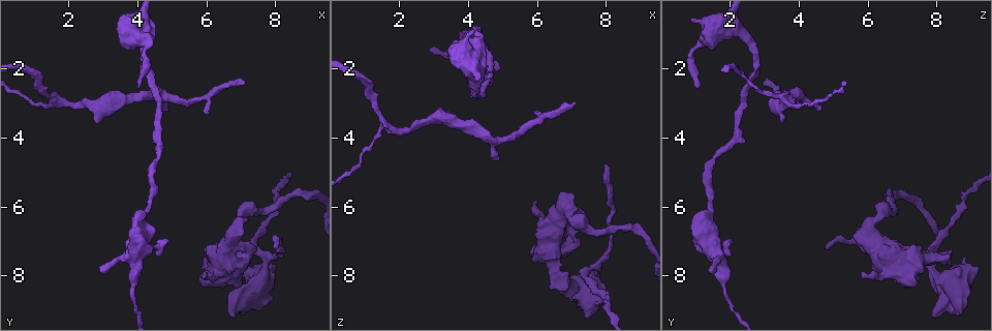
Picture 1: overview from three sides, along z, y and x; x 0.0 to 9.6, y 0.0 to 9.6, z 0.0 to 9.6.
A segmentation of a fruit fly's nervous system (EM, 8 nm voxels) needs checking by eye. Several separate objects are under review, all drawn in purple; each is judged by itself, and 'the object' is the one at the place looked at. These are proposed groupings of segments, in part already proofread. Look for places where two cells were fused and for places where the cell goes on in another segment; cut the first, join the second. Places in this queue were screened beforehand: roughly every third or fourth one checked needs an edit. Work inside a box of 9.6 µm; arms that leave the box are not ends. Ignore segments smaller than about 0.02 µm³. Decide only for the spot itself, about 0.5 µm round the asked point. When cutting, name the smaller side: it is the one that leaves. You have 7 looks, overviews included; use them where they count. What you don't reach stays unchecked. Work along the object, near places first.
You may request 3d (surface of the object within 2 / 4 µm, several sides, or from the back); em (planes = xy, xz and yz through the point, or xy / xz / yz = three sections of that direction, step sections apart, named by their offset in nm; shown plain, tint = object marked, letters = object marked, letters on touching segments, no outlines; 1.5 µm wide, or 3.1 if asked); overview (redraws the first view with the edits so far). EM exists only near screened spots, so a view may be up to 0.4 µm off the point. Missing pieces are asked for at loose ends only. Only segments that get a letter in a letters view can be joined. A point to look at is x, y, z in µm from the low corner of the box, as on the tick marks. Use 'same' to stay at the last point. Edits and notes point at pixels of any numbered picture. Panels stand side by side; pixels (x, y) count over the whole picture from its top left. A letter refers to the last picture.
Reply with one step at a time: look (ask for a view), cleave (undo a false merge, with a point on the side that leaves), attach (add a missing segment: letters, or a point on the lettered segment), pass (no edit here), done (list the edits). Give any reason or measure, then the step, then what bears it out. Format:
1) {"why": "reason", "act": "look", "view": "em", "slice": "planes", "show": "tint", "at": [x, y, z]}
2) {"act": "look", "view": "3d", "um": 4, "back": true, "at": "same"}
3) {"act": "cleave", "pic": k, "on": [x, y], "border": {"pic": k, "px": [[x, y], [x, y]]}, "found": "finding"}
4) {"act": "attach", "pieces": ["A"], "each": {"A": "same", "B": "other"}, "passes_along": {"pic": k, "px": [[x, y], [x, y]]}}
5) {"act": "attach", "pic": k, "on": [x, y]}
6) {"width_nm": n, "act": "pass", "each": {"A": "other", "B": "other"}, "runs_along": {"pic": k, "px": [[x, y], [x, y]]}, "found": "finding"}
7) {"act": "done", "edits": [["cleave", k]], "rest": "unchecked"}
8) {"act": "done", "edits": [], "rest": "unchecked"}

{"why": "free end", "act": "look", "view": "em", "slice": "xy", "step": 4, "show": "letters", "at": [2.95, 7.95, 1.35]}

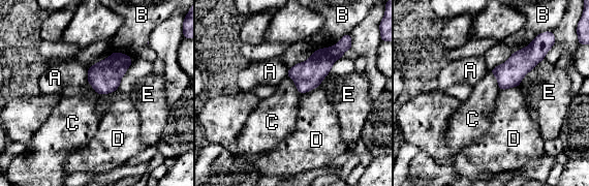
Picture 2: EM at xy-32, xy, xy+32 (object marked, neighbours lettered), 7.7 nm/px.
{"why": "another direction", "act": "look", "view": "em", "slice": "planes", "show": "letters", "at": "same"}

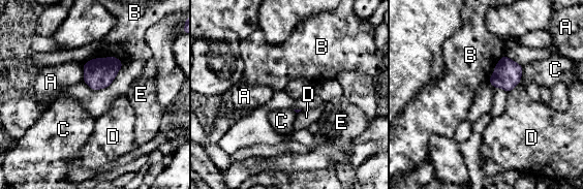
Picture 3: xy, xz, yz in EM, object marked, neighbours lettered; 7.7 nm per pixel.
{"act": "pass", "each": {"A": "other", "B": "other", "C": "other", "D": "other", "E": "other"}, "border": {"pic": 3, "px": [[94, 58], [116, 57], [122, 63]]}, "found": "none of them fits"}

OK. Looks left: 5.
{"why": "an open end", "act": "look", "view": "3d", "um": 4, "at": [5.95, 3.25, 3.20]}

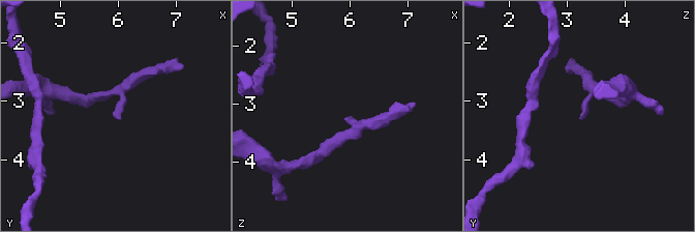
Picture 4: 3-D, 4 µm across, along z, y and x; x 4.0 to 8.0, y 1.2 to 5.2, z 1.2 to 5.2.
{"act": "look", "view": "em", "slice": "planes", "show": "letters", "at": [5.95, 3.30, 3.20]}

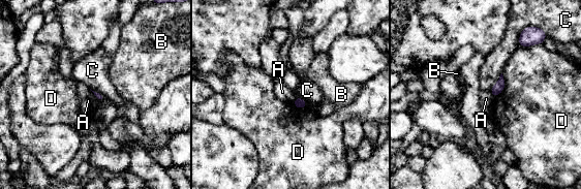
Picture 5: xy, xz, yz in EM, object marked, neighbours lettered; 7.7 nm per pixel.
{"act": "pass", "each": {"A": "other", "B": "other", "C": "other", "D": "other"}, "border": {"pic": 5, "px": [[297, 97], [292, 103]]}, "found": "none of them fits"}

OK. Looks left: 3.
{"act": "look", "view": "3d", "um": 2, "at": [8.05, 7.20, 4.90]}

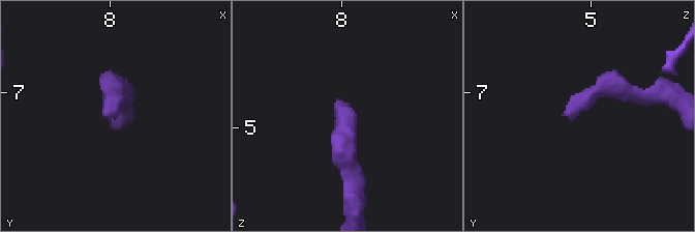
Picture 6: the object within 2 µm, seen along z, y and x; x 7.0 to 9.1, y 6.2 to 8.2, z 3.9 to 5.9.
{"act": "look", "view": "em", "slice": "yz", "step": 8, "show": "tint", "at": [8.02, 7.24, 4.80]}

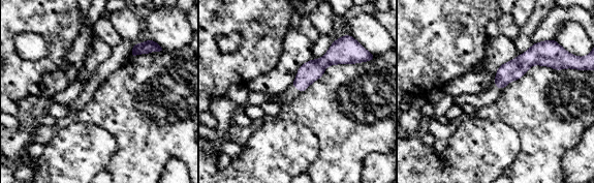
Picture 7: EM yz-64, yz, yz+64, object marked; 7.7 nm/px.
{"why": "cut it another way", "act": "look", "view": "em", "slice": "planes", "show": "letters", "at": "same"}

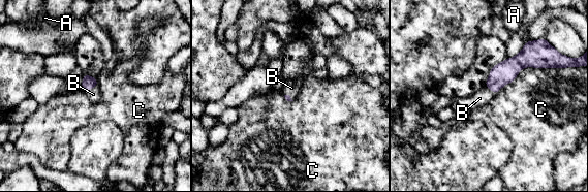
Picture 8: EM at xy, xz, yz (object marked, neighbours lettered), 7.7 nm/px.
{"longest_contact_nm": ["C", 500], "act": "attach", "pieces": ["B"], "each": {"A": "other", "B": "same", "C": "other"}, "found": "the cell continues"}

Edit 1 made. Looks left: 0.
{"act": "done", "edits": [["attach", 8]], "rest": "unchecked"}

